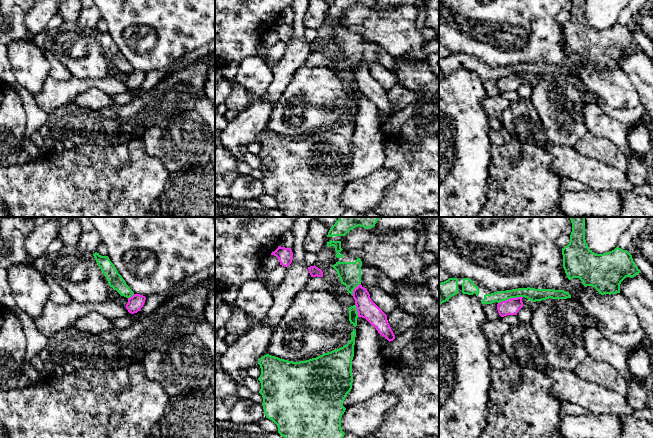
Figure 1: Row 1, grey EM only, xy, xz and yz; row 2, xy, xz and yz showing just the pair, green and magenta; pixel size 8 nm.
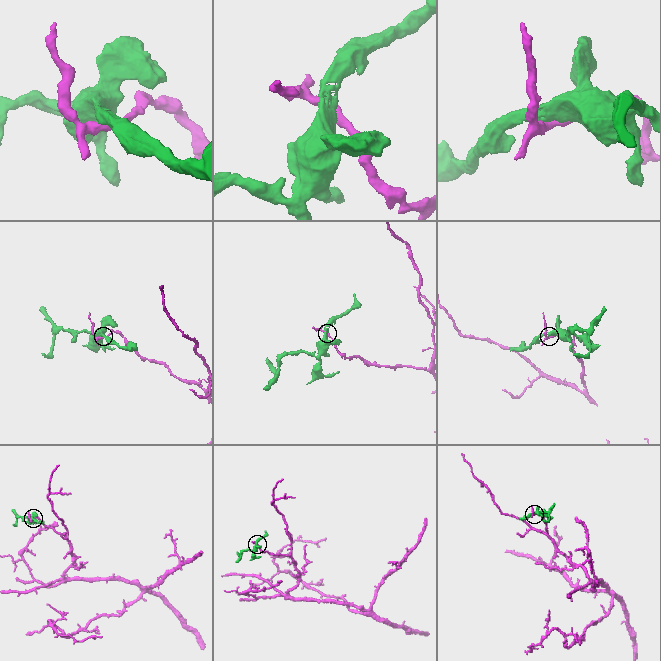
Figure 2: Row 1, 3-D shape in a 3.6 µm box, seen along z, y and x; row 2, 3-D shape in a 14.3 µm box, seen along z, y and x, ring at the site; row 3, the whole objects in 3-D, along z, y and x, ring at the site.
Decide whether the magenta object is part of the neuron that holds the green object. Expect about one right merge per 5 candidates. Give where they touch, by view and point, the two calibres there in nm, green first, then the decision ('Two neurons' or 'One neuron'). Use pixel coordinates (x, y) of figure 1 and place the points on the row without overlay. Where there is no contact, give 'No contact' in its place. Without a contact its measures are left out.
Touches green at yz (510, 74). Thickness 110 nm (green) against 130 nm. Two neurons

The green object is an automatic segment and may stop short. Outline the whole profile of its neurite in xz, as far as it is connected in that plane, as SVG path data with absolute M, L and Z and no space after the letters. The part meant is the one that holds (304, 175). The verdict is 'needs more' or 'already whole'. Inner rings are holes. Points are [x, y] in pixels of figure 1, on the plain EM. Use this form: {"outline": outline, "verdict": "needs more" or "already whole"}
{"outline": "M356 105L351 108L351 116L343 123L324 129L306 137L293 138L266 130L259 135L261 151L260 170L266 194L278 203L278 209L286 217L342 217L345 209L341 205L341 194L346 184L343 177L352 165L352 136L354 133Z", "verdict": "already whole"}

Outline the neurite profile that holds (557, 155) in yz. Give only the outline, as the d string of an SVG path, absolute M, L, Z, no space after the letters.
M552 145L551 148L546 149L546 151L553 157L553 162L557 162L559 160L569 160L571 158L584 158L581 154L577 153L574 148L569 150L556 150L554 147L556 145Z

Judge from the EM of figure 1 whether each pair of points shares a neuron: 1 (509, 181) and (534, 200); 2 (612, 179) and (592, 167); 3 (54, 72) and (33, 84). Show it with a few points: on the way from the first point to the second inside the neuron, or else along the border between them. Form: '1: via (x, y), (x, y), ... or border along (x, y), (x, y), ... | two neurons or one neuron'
1: via (515, 182), (528, 195) | one neuron
2: via (607, 178), (602, 177), (597, 172) | one neuron
3: border along (44, 52), (49, 64), (49, 75) | two neurons

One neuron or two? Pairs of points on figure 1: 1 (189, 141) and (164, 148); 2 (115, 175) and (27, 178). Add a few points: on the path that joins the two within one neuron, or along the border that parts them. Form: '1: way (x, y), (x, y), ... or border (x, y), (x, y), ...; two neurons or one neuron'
1: way (183, 141), (170, 142); one neuron
2: way (93, 178), (49, 178); one neuron

